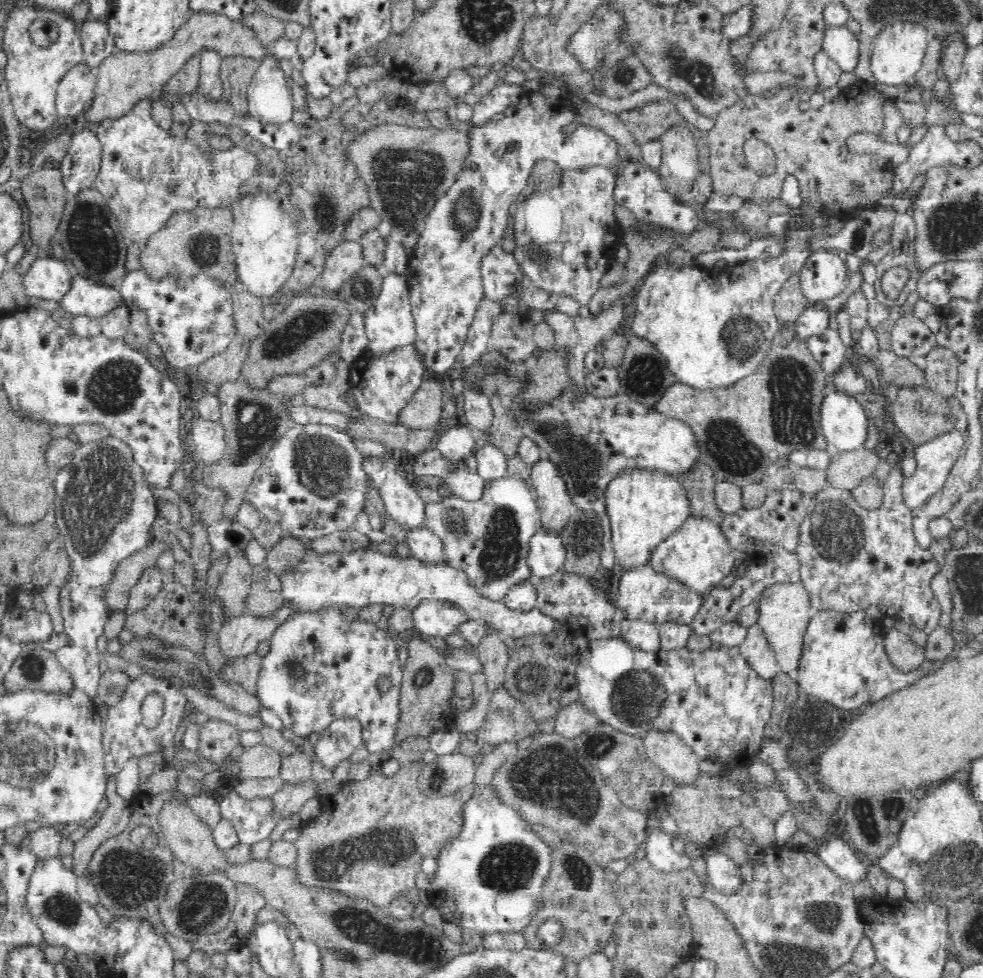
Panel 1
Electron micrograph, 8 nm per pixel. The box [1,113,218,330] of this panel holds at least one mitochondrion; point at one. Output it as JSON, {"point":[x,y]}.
{"point":[89,231]}

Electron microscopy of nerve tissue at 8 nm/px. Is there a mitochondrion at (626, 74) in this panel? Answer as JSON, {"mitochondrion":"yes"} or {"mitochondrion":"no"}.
{"mitochondrion":"yes"}

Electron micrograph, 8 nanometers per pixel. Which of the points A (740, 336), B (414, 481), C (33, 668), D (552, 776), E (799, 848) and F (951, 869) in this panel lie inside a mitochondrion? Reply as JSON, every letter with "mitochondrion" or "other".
{"A":"mitochondrion","B":"other","C":"mitochondrion","D":"mitochondrion","E":"other","F":"mitochondrion"}

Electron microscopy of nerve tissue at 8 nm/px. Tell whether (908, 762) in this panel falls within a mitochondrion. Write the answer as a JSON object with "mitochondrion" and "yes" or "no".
{"mitochondrion":"no"}

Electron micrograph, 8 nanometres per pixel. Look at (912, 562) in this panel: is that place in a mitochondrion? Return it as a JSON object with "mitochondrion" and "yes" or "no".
{"mitochondrion":"no"}

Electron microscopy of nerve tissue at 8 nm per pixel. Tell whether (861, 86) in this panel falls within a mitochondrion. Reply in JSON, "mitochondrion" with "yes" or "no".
{"mitochondrion":"no"}

